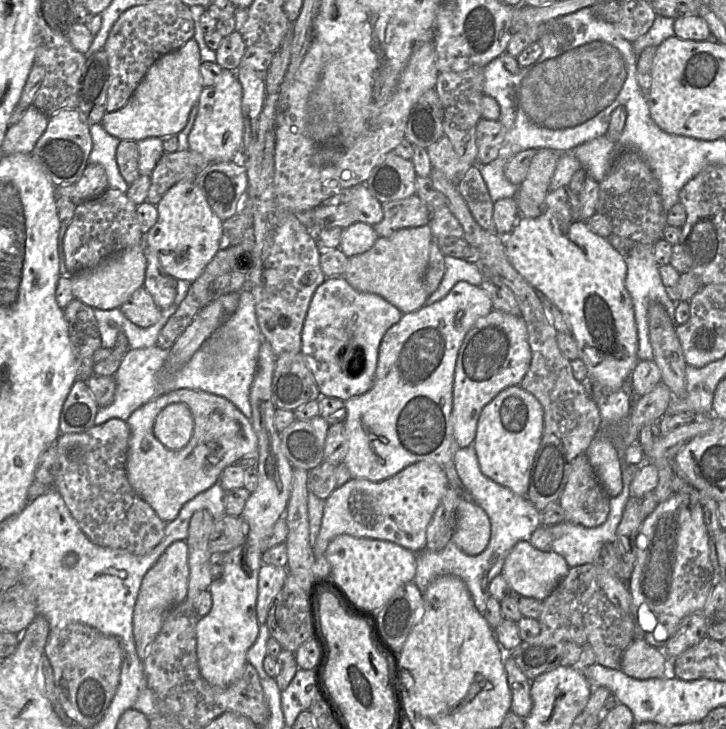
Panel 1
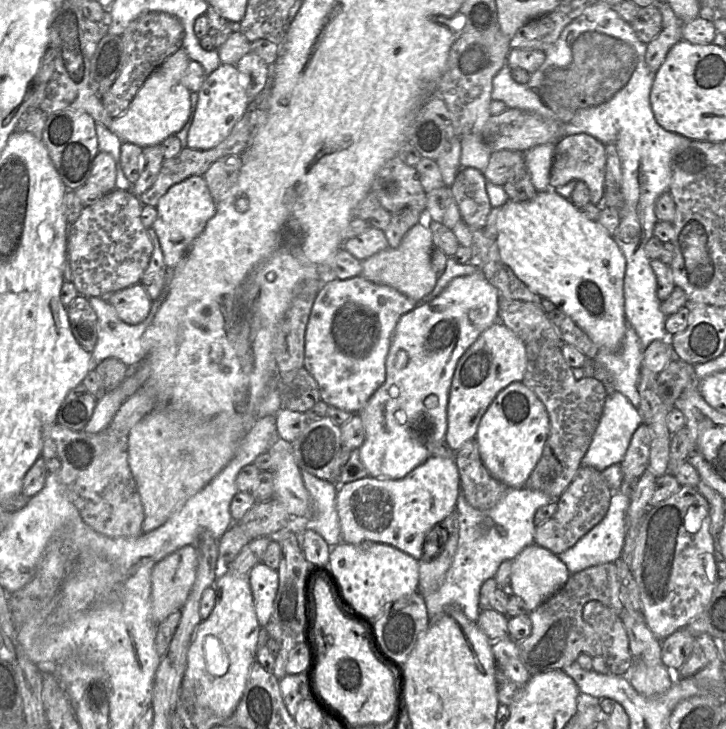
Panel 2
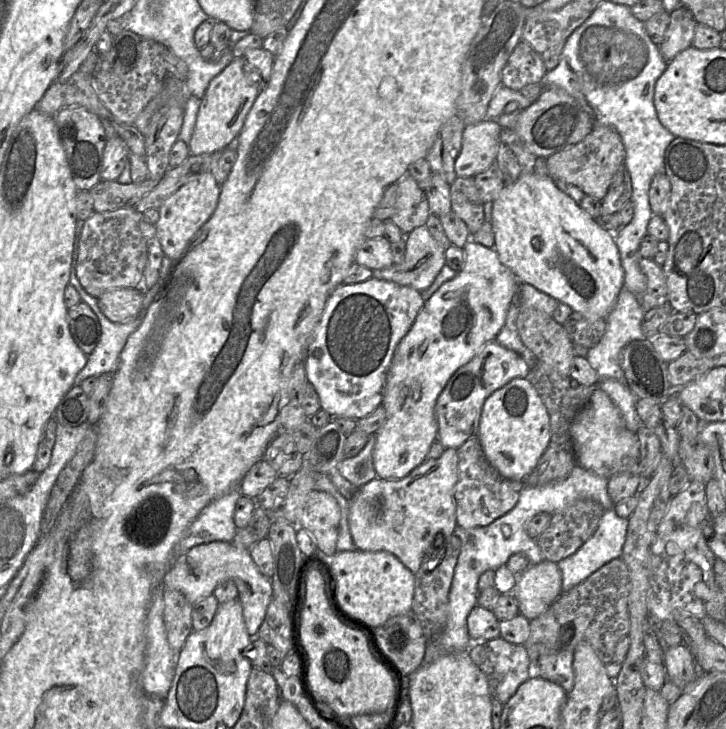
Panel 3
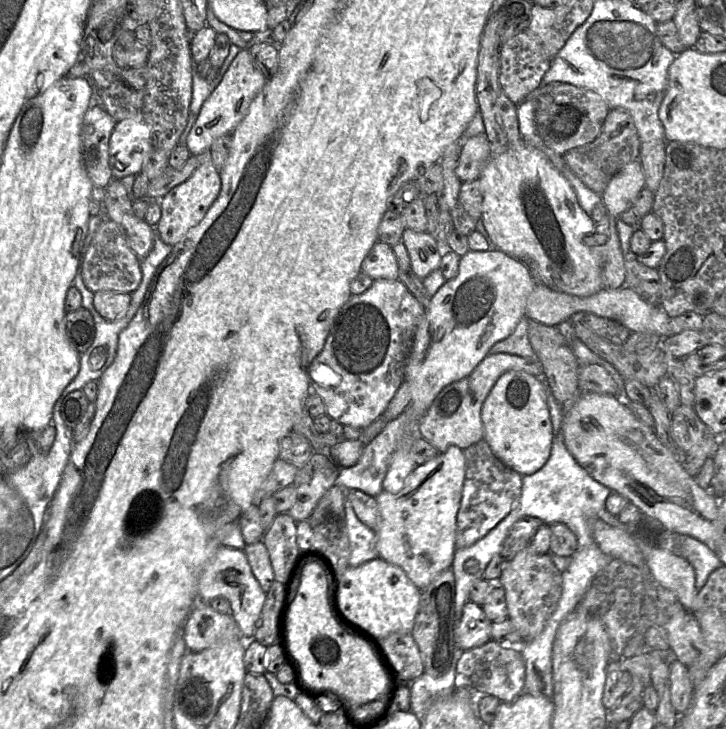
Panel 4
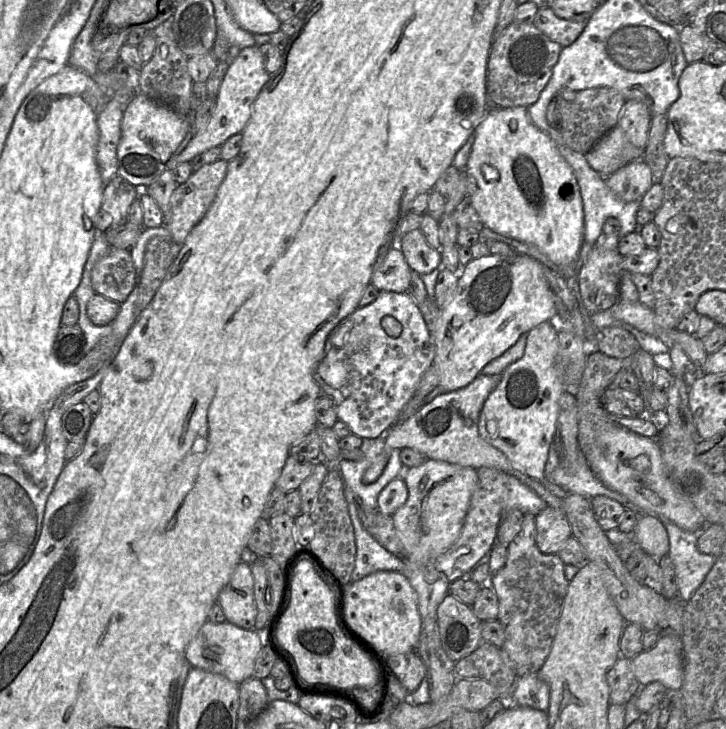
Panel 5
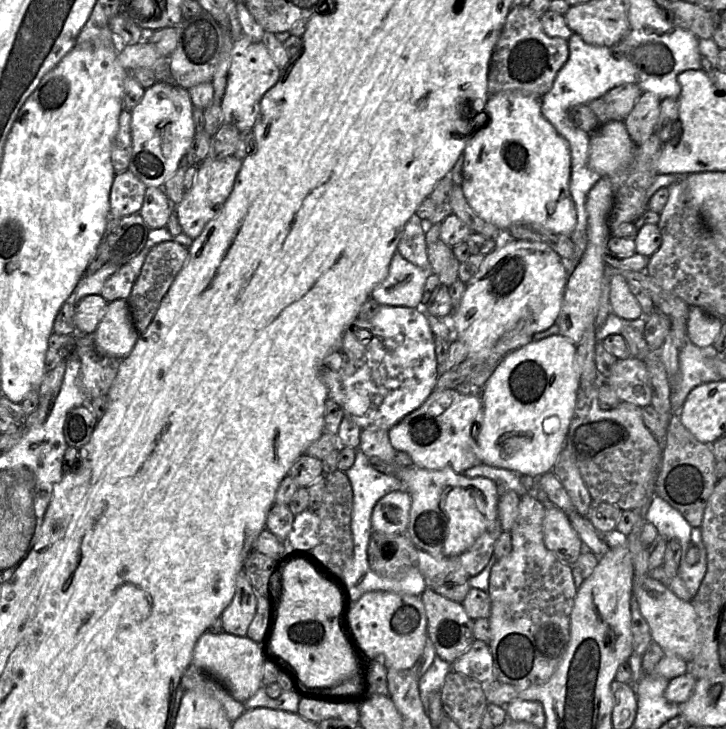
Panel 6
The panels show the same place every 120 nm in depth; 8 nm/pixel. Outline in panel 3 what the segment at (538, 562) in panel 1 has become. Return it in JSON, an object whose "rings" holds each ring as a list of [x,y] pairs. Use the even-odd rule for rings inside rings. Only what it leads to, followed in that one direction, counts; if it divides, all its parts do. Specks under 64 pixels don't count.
{"rings":[[[547,559],[531,564],[519,574],[512,591],[519,606],[519,614],[529,621],[545,612],[561,593],[561,571],[557,563]]]}

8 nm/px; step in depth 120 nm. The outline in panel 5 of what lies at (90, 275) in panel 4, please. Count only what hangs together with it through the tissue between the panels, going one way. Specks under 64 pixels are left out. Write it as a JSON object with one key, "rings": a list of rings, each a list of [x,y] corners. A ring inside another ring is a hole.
{"rings":[[[112,248],[95,264],[91,278],[96,294],[123,303],[137,283],[130,250]]]}

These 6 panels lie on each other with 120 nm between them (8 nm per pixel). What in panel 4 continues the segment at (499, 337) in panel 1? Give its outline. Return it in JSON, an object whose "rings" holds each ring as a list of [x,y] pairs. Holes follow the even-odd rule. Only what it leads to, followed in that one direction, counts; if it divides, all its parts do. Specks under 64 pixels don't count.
{"rings":[[[488,353],[467,377],[447,385],[436,396],[419,421],[418,432],[420,437],[435,446],[439,453],[445,452],[450,446],[457,446],[464,450],[483,440],[484,428],[481,420],[483,403],[497,380],[509,371],[524,371],[539,379],[544,378],[544,371],[539,358],[537,361],[531,361],[507,353]]]}

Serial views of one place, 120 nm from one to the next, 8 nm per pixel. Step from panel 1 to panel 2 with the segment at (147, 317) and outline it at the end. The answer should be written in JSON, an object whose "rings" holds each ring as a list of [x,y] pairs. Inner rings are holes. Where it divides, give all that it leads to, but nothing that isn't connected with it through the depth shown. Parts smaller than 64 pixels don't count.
{"rings":[[[140,284],[101,298],[106,299],[114,307],[119,319],[129,325],[136,325],[144,321],[153,302]]]}

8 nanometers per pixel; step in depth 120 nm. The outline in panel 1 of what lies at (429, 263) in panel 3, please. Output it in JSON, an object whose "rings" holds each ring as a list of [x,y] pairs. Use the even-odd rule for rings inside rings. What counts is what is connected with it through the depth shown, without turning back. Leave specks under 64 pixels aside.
{"rings":[[[429,225],[403,228],[390,237],[378,237],[370,250],[349,258],[343,277],[354,289],[380,296],[402,313],[417,311],[429,297],[424,278],[433,240]]]}

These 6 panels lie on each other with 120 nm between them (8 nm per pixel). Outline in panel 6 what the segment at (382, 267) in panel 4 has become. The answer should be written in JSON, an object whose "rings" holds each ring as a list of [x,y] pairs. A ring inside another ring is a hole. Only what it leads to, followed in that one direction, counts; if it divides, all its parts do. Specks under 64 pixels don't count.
{"rings":[[[394,253],[387,278],[372,291],[379,305],[421,308],[424,285],[431,274]]]}

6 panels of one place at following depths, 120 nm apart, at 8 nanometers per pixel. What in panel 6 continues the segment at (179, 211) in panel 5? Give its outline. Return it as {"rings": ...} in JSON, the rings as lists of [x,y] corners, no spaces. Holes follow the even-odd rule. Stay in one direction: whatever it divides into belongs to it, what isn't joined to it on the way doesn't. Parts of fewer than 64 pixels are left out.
{"rings":[[[235,156],[220,160],[206,158],[197,166],[194,185],[184,192],[182,201],[174,209],[184,234],[194,240],[202,233],[205,225],[218,214],[233,190],[241,166],[242,161]]]}

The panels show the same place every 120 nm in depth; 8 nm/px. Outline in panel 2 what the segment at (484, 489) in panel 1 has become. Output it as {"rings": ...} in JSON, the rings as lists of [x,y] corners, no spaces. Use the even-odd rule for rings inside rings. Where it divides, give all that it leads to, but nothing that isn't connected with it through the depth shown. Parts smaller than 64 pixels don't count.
{"rings":[[[460,487],[456,503],[459,540],[455,556],[441,586],[423,597],[429,624],[450,606],[458,607],[469,620],[477,622],[480,613],[479,593],[483,582],[495,576],[503,561],[513,560],[524,548],[535,543],[534,515],[539,508],[553,500],[541,491],[526,487],[507,488],[493,508],[478,510],[467,503]]]}

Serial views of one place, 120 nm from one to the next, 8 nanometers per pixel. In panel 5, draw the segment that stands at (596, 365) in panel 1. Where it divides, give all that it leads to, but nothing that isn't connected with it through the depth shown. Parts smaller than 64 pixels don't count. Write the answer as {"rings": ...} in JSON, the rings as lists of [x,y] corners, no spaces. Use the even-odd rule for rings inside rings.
{"rings":[[[491,107],[473,132],[474,142],[464,170],[467,195],[483,225],[497,234],[535,246],[558,267],[571,267],[584,236],[579,187],[570,165],[552,139],[530,120],[527,107]]]}

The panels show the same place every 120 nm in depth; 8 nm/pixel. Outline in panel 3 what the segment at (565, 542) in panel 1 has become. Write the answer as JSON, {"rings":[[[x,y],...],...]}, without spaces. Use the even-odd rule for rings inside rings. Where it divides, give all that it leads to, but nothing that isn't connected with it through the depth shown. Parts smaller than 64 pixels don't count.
{"rings":[[[614,507],[605,511],[595,533],[571,556],[562,559],[558,567],[562,575],[562,592],[567,592],[614,559],[622,558],[629,519],[617,515]]]}

